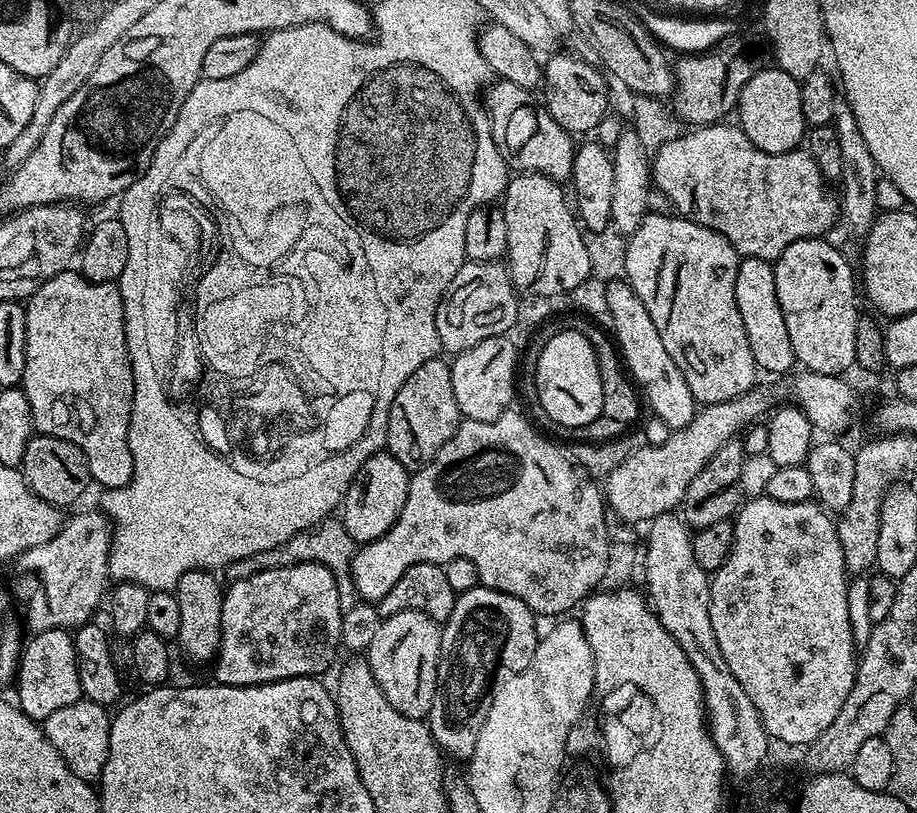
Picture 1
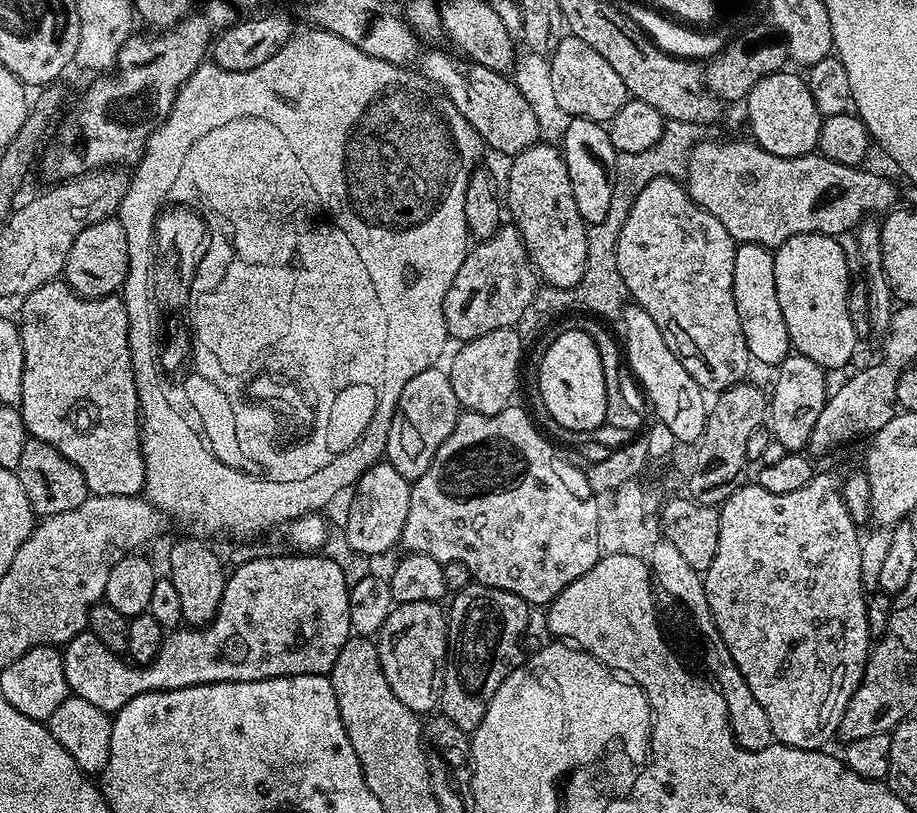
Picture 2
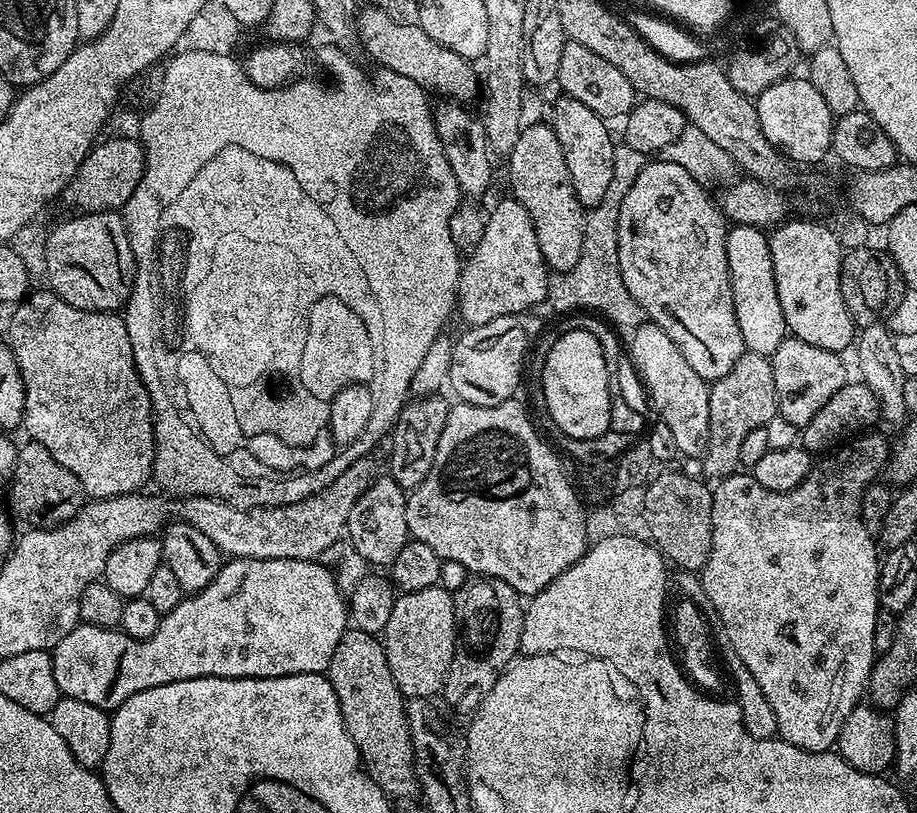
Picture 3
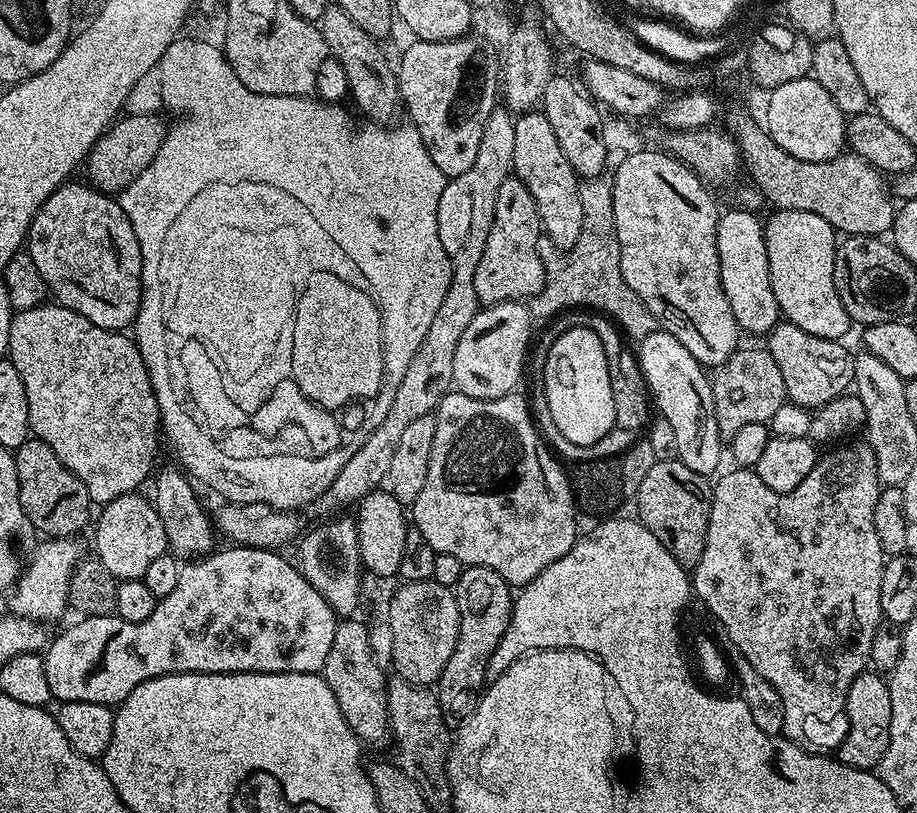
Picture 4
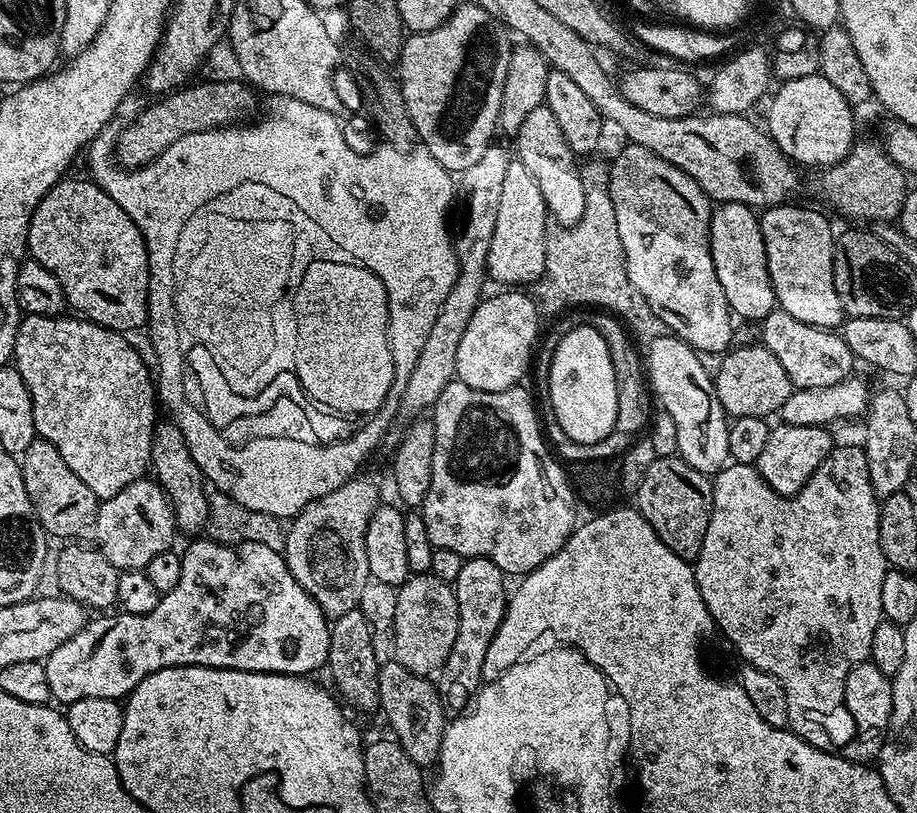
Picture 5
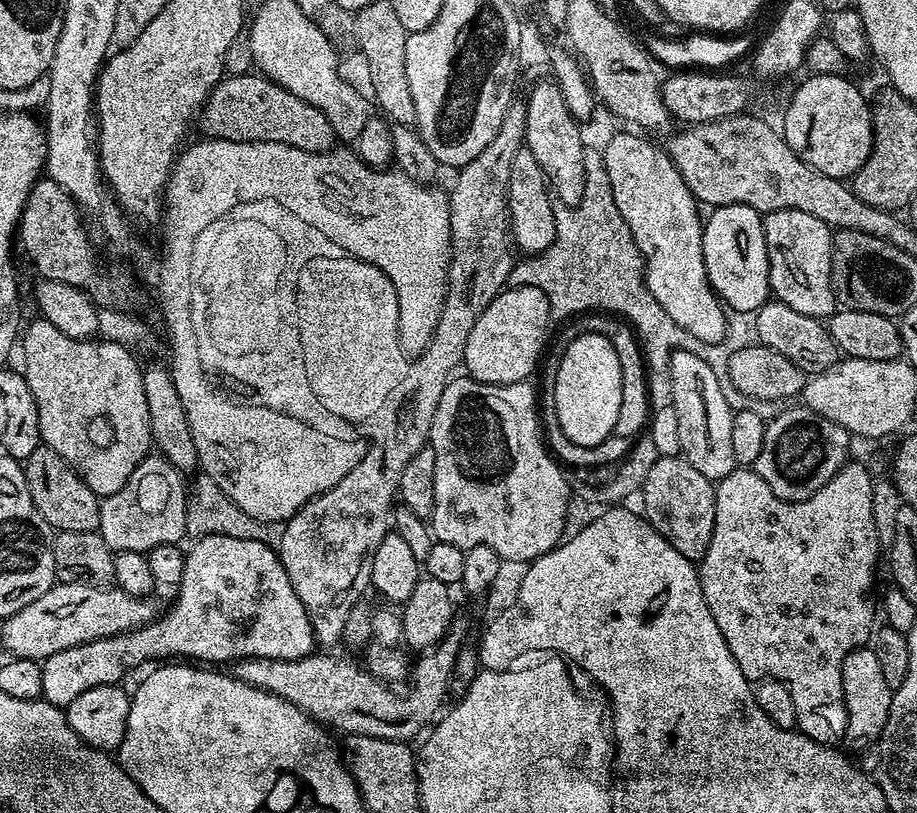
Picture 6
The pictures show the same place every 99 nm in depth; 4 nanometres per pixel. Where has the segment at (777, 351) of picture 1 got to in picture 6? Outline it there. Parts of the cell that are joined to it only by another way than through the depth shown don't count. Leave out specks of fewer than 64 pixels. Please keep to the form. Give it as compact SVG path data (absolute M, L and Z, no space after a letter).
M745 204L713 207L711 212L712 217L703 221L702 238L708 282L712 285L712 291L733 313L755 314L770 299L768 247L761 213Z

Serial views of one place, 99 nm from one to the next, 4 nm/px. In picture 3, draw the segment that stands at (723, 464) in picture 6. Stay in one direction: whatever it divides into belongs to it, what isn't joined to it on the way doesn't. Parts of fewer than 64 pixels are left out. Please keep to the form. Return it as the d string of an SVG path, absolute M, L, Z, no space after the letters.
M645 322L631 333L632 363L643 381L647 399L651 407L656 407L659 423L670 426L674 434L674 442L678 442L678 453L683 456L703 457L710 434L710 398L708 397L709 381L694 374L694 366L682 358L682 354L674 346L674 342L660 327Z

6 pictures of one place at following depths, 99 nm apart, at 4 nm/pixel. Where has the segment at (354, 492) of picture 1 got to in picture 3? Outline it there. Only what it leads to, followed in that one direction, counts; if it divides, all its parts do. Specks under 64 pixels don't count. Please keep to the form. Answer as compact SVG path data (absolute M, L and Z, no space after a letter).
M384 474L373 482L370 490L362 494L362 498L358 498L358 502L354 502L354 510L350 510L348 519L346 539L369 566L392 565L394 558L398 558L398 553L402 551L402 546L408 544L410 537L406 526L407 501L406 489L398 486L391 475Z

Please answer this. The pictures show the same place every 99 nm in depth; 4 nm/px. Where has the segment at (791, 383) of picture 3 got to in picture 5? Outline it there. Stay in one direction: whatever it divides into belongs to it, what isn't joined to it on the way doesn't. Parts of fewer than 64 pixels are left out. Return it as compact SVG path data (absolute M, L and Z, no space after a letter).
M779 310L771 312L762 321L761 328L764 329L761 330L759 339L764 348L770 350L770 354L774 354L778 362L782 362L782 370L786 370L793 389L834 386L853 375L854 357L839 331L798 322L798 318Z

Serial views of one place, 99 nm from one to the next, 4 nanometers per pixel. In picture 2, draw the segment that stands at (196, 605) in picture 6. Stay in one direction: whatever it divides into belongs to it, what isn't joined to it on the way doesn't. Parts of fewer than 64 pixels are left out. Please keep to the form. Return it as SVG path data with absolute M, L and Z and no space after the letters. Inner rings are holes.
M292 554L258 558L230 572L222 602L210 624L188 626L170 636L173 688L222 682L273 680L279 676L323 676L331 673L338 650L353 635L350 622L349 584L338 563L326 554ZM87 630L79 632L73 640L63 645L62 655L69 693L86 698L86 702L91 702L109 714L126 706L130 698L138 698L138 694L146 694L161 687L155 667L137 666L129 662L121 653L102 646L94 633Z

